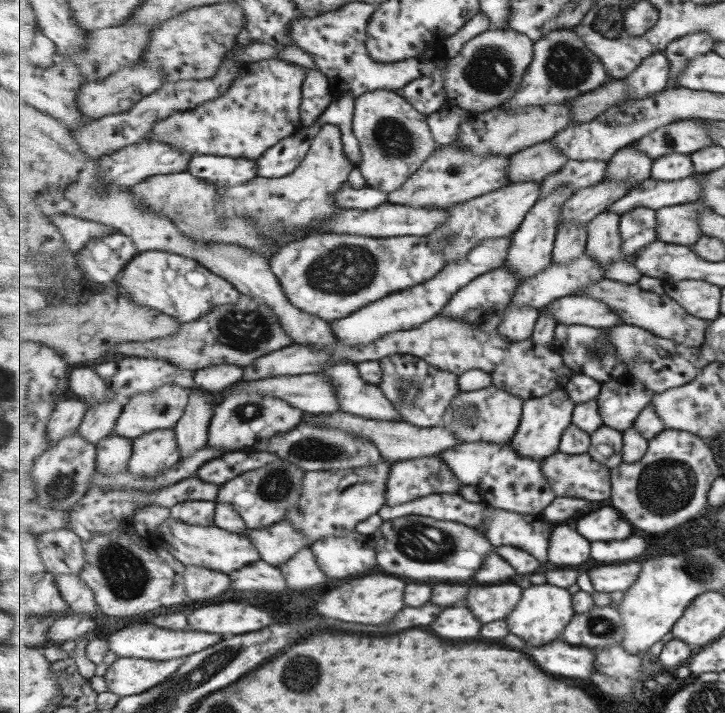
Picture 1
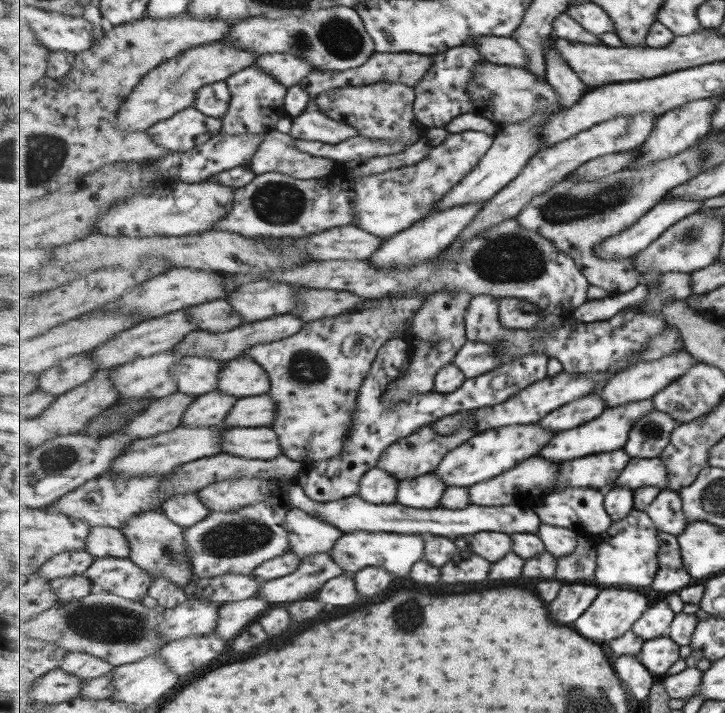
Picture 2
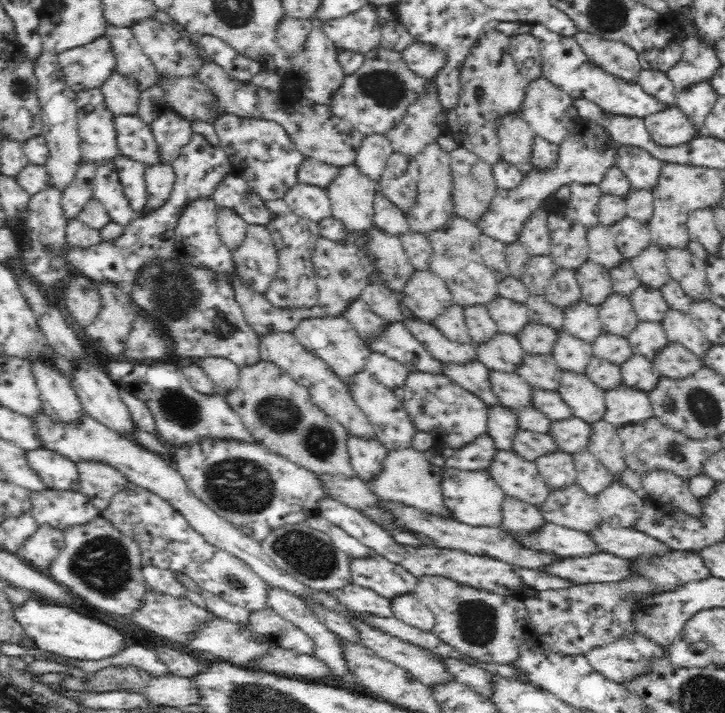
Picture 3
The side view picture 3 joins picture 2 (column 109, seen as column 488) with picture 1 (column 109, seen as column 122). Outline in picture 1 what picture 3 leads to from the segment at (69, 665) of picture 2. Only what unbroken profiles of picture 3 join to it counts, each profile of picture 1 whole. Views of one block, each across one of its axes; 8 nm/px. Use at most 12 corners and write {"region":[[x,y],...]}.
{"region":[[113,433],[97,444],[96,470],[127,472],[134,439]]}

